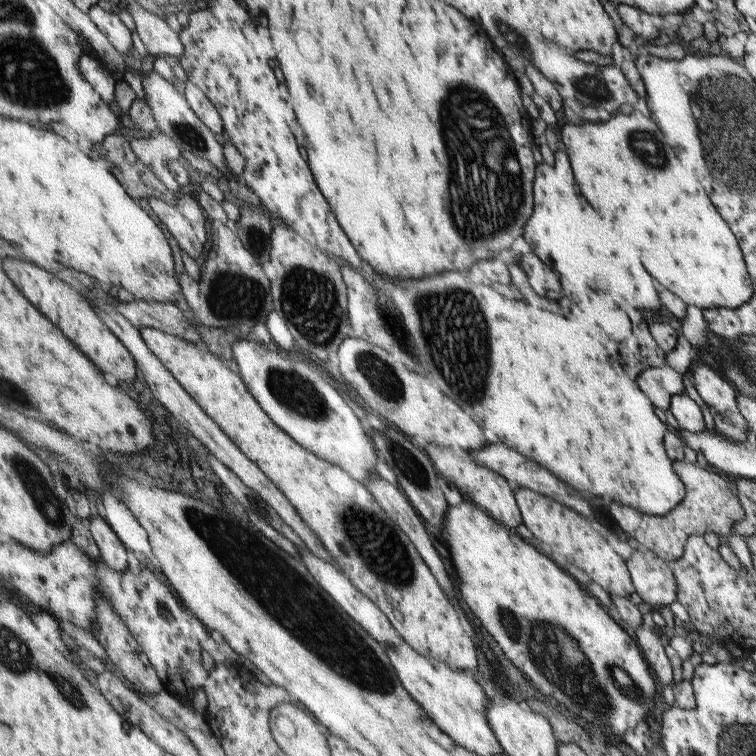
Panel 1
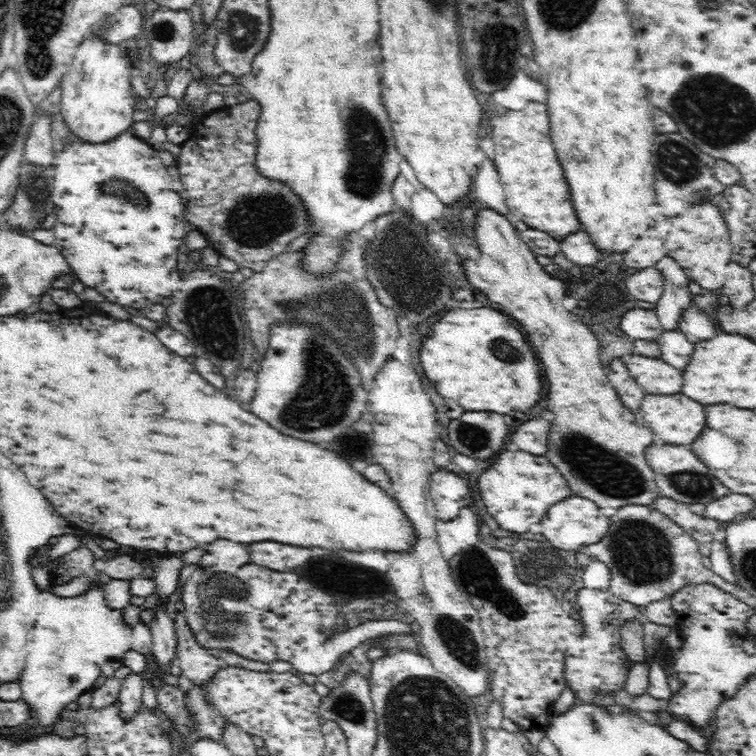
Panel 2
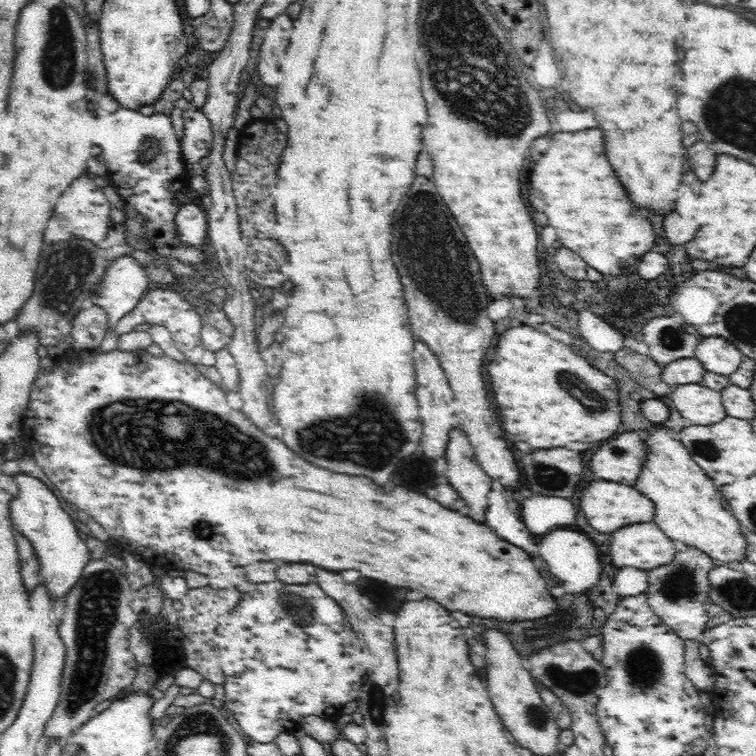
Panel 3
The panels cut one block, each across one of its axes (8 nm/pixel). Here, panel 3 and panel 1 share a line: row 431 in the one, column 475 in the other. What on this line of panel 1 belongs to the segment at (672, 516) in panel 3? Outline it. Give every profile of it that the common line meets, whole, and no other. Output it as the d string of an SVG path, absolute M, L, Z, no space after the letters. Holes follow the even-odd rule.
M144 327L142 336L150 350L166 364L170 372L180 381L180 384L188 390L194 400L208 412L208 416L222 426L244 454L254 460L260 468L268 475L286 498L300 512L300 516L310 524L310 528L318 534L320 544L330 552L334 562L338 563L340 570L350 579L350 582L365 594L390 620L400 638L407 641L416 652L424 656L431 656L451 665L453 669L460 672L474 670L476 660L476 646L468 634L464 634L464 628L460 624L458 612L452 608L452 604L446 600L444 592L440 590L429 565L424 564L420 558L419 550L410 537L398 524L388 518L387 511L375 499L375 496L359 480L352 477L345 469L330 464L311 449L299 443L291 433L280 428L279 424L268 414L267 409L256 400L255 394L248 388L247 381L243 376L234 372L228 364L204 344L174 336L158 329Z

